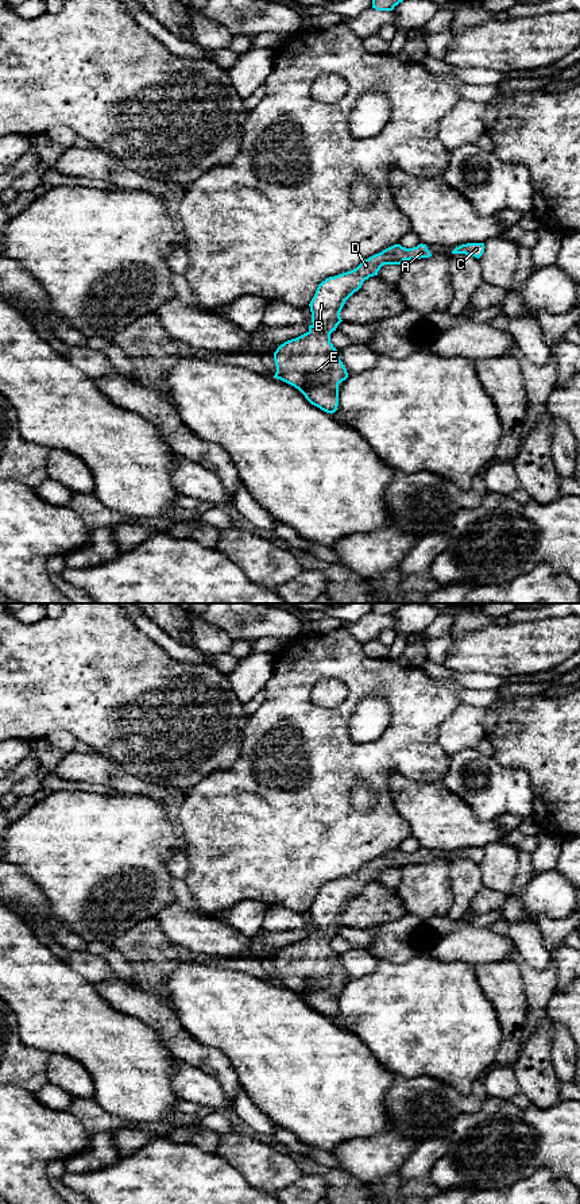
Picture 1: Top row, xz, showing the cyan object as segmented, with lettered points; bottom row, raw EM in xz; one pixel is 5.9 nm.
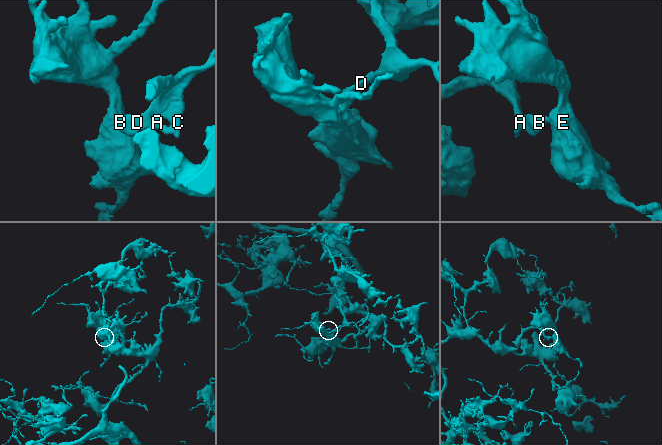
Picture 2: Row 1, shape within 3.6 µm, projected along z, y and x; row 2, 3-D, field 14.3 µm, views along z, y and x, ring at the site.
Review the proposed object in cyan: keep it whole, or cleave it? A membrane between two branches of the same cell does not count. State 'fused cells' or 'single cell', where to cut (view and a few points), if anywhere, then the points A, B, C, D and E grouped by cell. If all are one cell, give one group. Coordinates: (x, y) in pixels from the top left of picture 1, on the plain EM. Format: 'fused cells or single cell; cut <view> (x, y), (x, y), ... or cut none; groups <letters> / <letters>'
single cell; cut none; groups A B C D E

